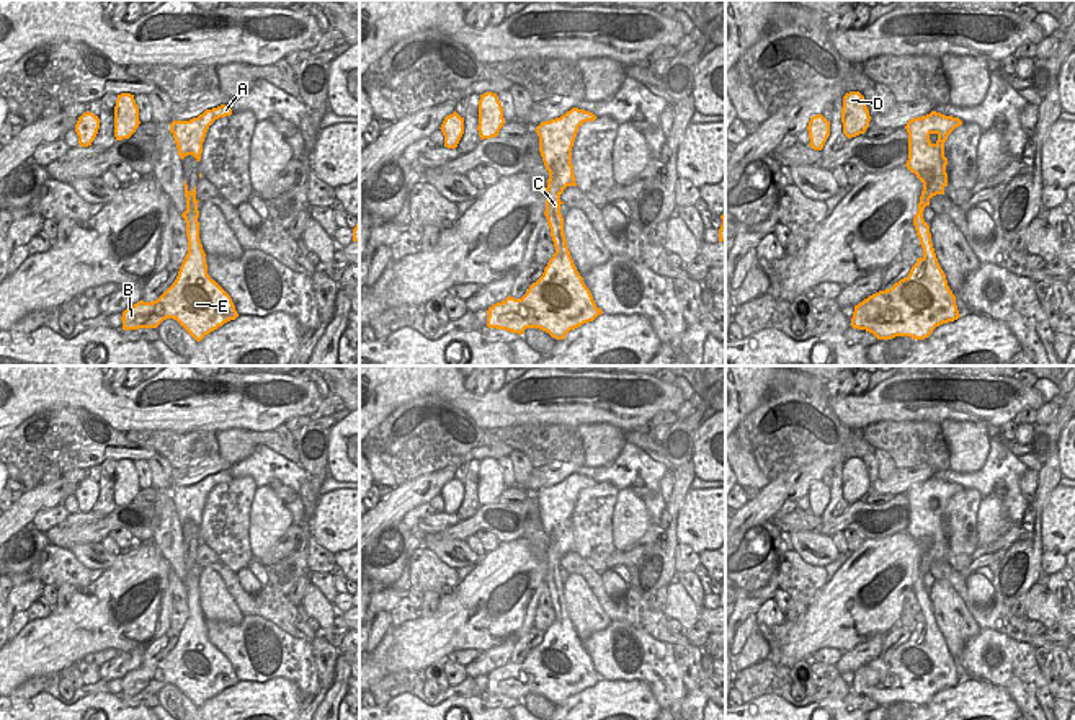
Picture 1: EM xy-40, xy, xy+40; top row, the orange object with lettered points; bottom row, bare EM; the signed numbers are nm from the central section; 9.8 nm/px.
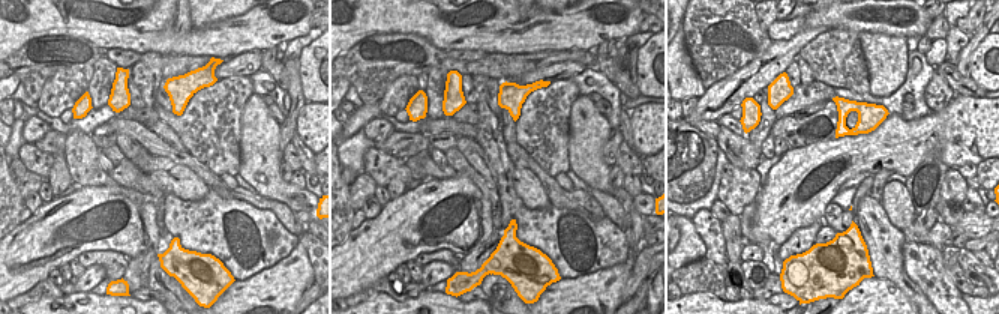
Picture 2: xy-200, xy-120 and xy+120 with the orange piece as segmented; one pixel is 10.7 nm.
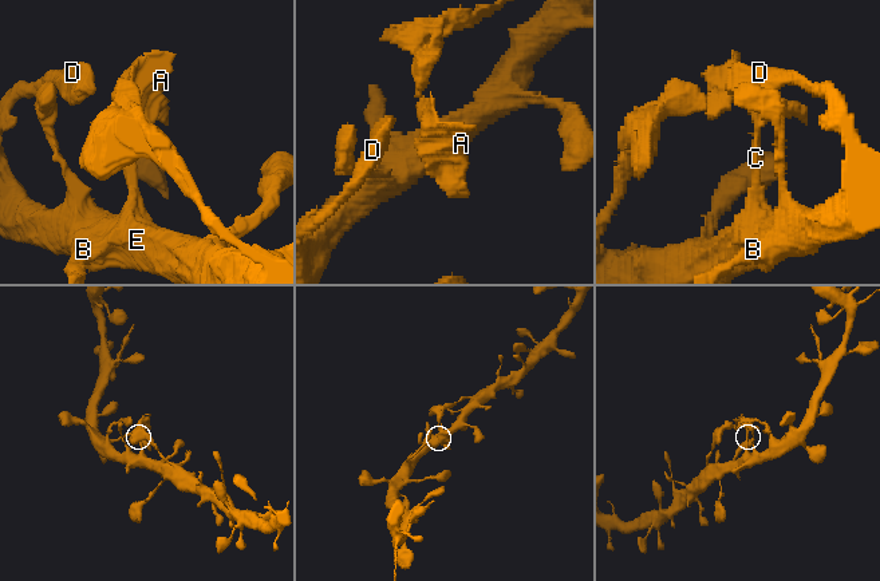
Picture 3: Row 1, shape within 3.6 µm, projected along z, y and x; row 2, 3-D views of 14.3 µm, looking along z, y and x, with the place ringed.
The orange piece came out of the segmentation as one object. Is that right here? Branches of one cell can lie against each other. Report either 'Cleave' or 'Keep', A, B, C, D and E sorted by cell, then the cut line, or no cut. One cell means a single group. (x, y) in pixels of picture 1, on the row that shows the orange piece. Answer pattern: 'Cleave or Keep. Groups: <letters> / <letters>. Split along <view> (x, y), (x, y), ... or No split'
Cleave. Groups: A / B C D E. Split along xy+40 (945, 164), (936, 164), (917, 177)

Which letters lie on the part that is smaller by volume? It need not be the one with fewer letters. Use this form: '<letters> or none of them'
A

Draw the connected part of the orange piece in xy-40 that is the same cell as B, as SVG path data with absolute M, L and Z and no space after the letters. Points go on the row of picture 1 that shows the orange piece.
M185 181L186 211L181 217L186 222L188 253L180 266L175 282L152 302L139 300L123 312L123 330L157 328L163 320L176 320L196 341L239 317L230 296L207 274L206 253L199 240L199 211L196 186L188 189Z

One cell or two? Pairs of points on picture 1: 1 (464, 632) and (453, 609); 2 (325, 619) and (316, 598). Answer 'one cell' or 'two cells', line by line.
1: one cell
2: one cell

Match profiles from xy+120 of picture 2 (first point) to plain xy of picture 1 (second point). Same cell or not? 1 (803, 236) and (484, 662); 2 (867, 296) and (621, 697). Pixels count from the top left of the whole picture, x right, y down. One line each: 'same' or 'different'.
1: same
2: same

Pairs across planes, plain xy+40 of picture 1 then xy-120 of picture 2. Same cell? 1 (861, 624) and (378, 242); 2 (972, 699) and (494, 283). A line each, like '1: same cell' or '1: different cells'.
1: same cell
2: different cells

